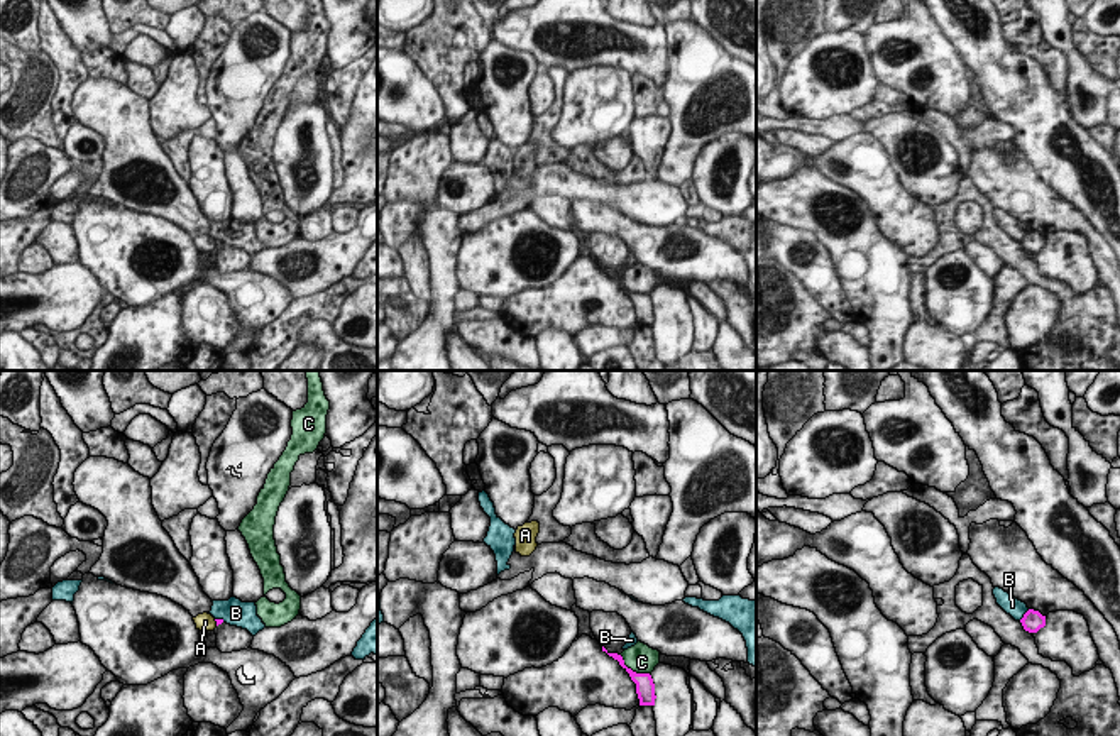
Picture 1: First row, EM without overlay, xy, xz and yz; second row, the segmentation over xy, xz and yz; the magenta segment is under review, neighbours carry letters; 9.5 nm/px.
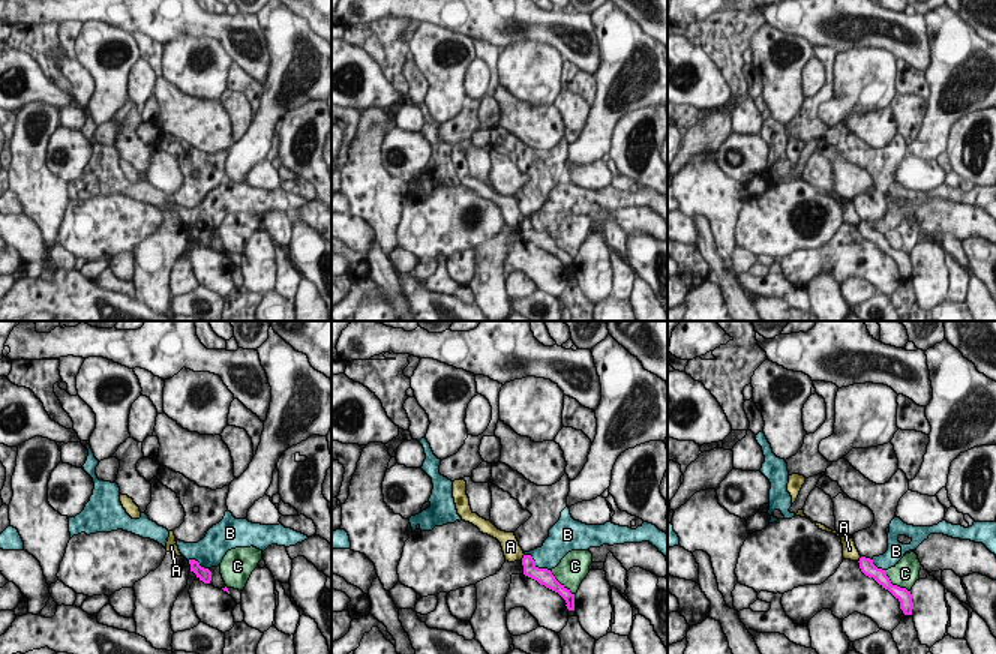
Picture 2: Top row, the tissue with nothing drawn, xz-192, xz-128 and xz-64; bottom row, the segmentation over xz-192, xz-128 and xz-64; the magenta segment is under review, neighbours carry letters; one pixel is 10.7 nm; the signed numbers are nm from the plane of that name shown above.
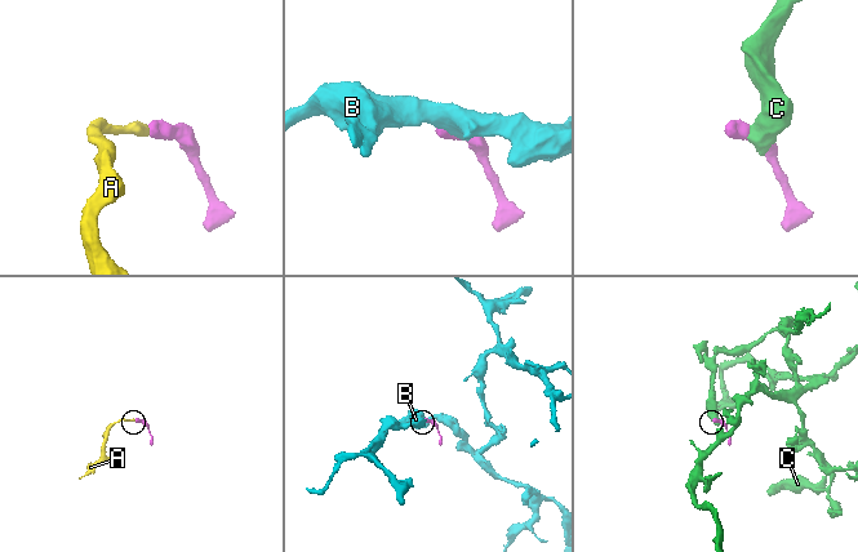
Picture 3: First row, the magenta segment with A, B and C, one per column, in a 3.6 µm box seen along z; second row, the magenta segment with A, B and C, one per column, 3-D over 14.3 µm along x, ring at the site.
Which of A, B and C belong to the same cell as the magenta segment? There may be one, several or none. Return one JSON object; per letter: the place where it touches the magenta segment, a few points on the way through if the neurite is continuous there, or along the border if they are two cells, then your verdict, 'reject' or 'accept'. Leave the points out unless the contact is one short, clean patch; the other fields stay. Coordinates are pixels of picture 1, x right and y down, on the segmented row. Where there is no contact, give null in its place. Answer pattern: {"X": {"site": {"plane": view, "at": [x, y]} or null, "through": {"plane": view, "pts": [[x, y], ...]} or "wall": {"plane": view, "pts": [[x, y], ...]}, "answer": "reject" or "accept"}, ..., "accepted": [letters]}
{"A": {"site": {"plane": "xy", "at": [217, 623]}, "wall": {"plane": "xy", "pts": [[214, 620], [217, 625]]}, "answer": "reject"}, "B": {"site": {"plane": "yz", "at": [1024, 615]}, "wall": {"plane": "yz", "pts": [[1029, 609], [1019, 620]]}, "answer": "reject"}, "C": {"site": {"plane": "xz", "at": [631, 670]}, "wall": {"plane": "xz", "pts": [[620, 655], [633, 670], [648, 674]]}, "answer": "reject"}, "accepted": []}

